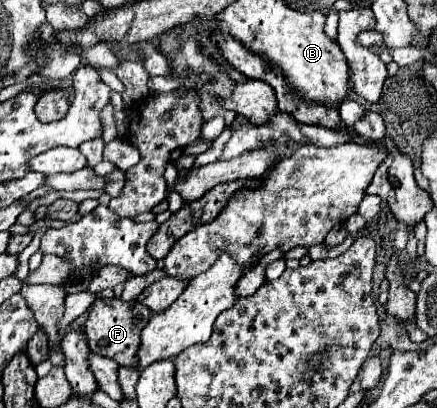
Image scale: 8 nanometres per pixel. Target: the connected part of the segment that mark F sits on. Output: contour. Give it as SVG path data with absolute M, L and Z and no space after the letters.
M96 297L90 311L88 311L88 319L84 323L90 351L96 353L96 355L114 359L120 367L130 367L130 365L134 367L136 351L138 351L138 345L140 345L140 333L147 325L150 316L151 311L146 306L136 303L136 301L124 303L116 297L112 297L112 299Z

